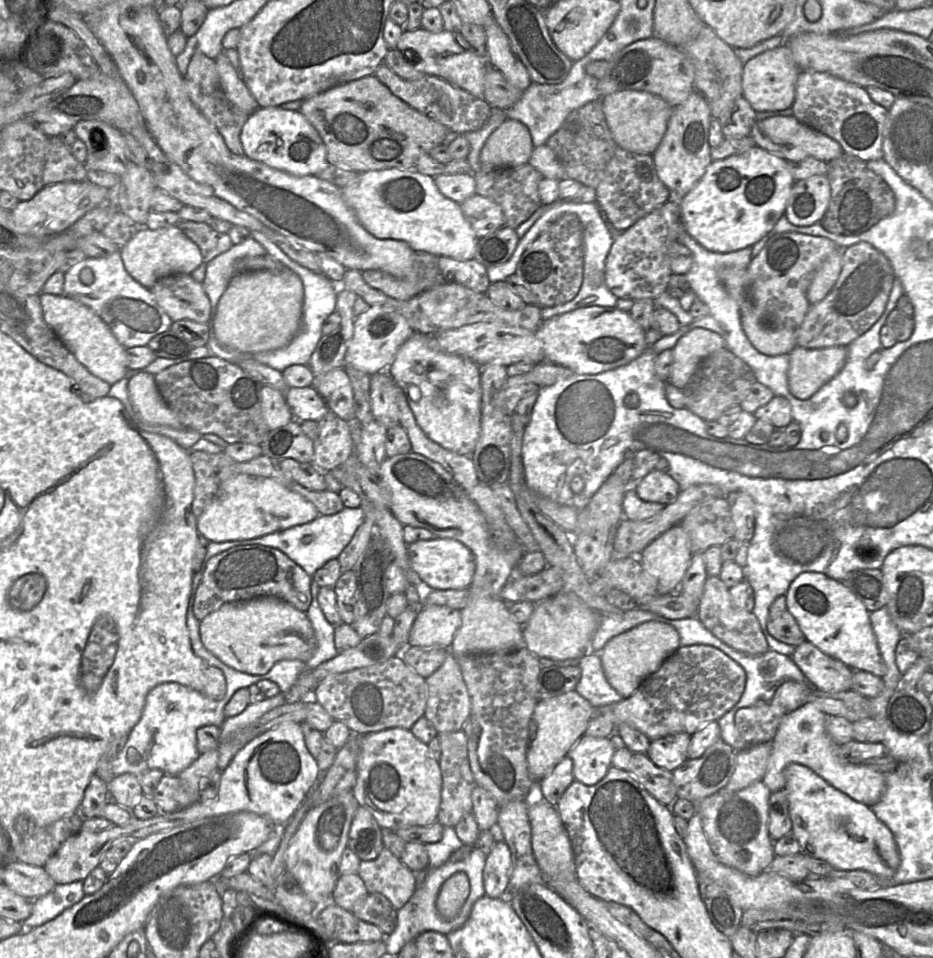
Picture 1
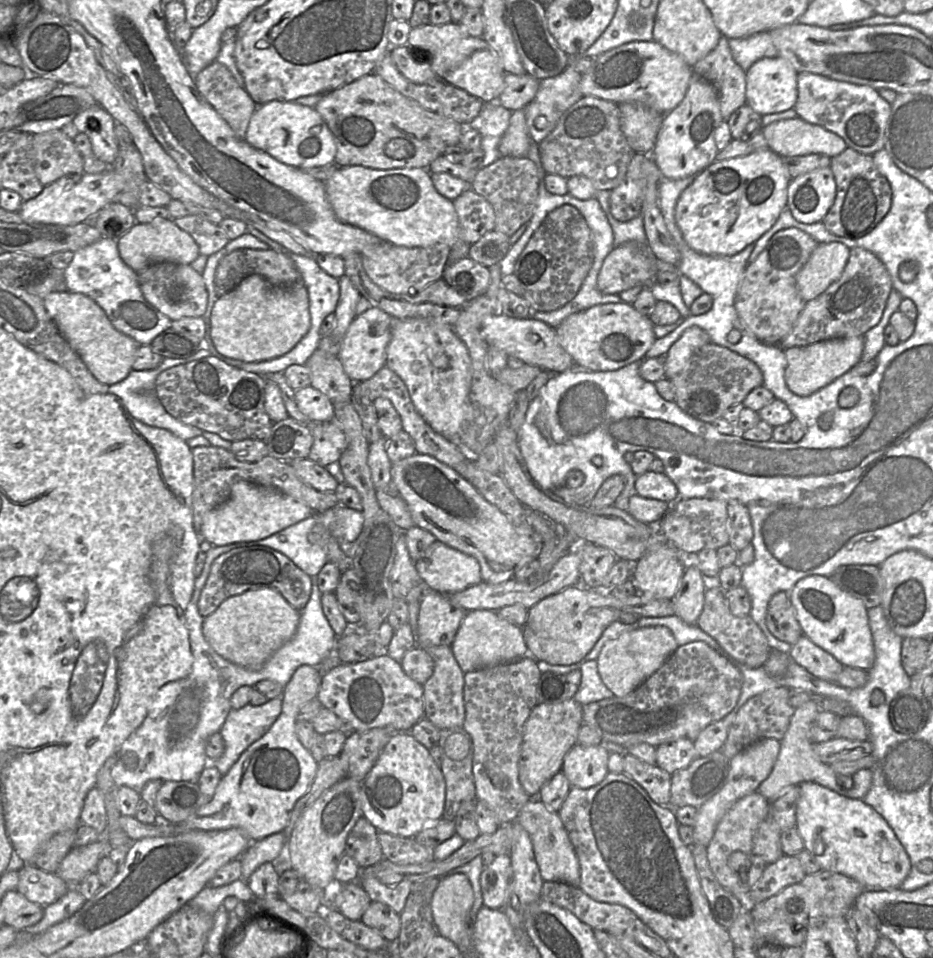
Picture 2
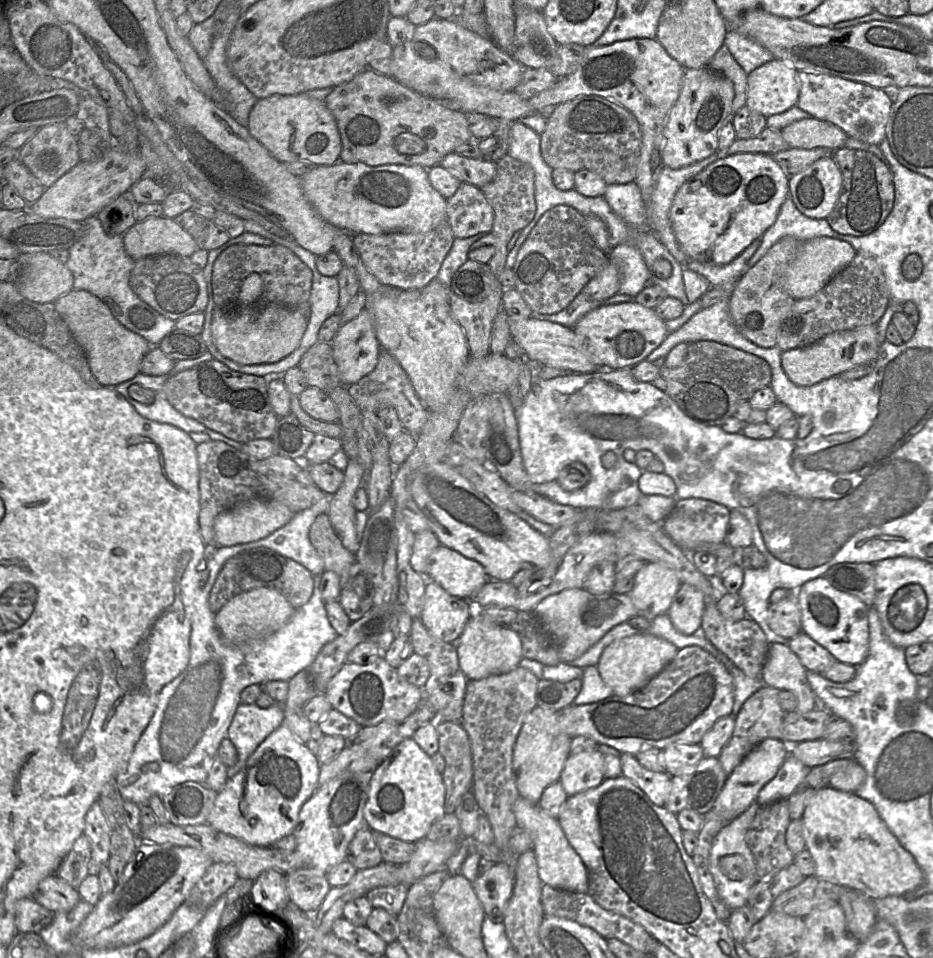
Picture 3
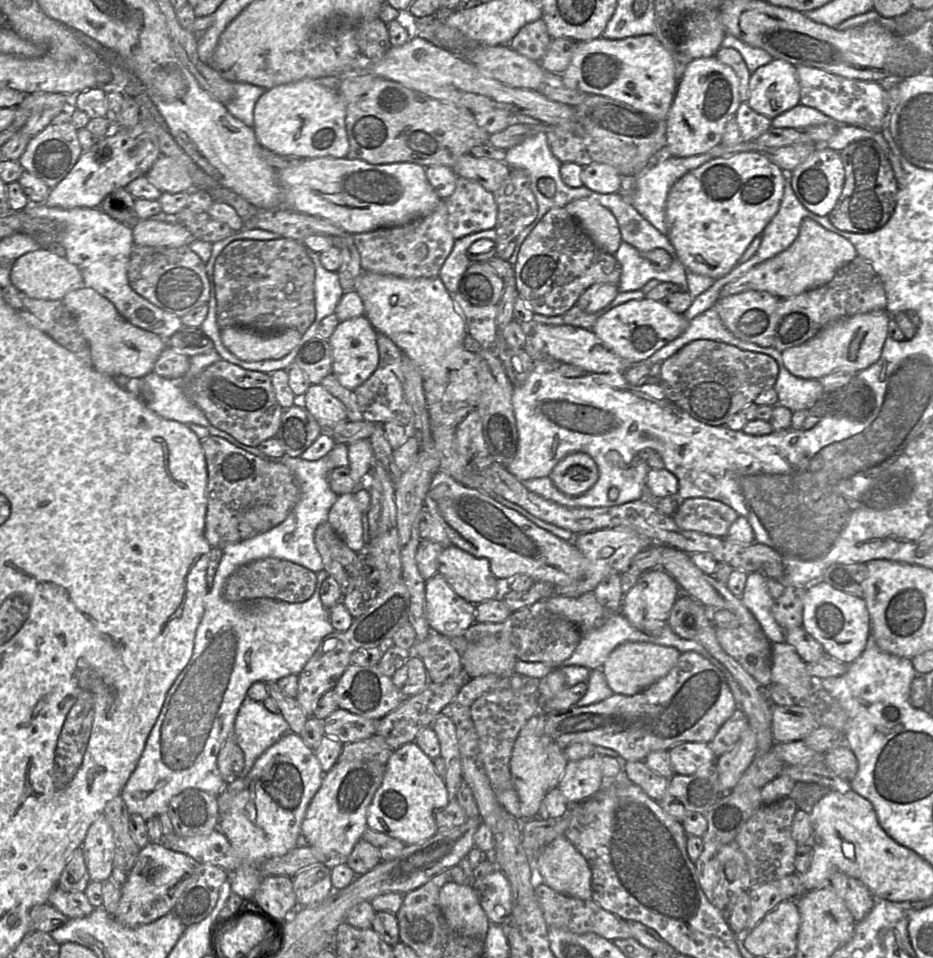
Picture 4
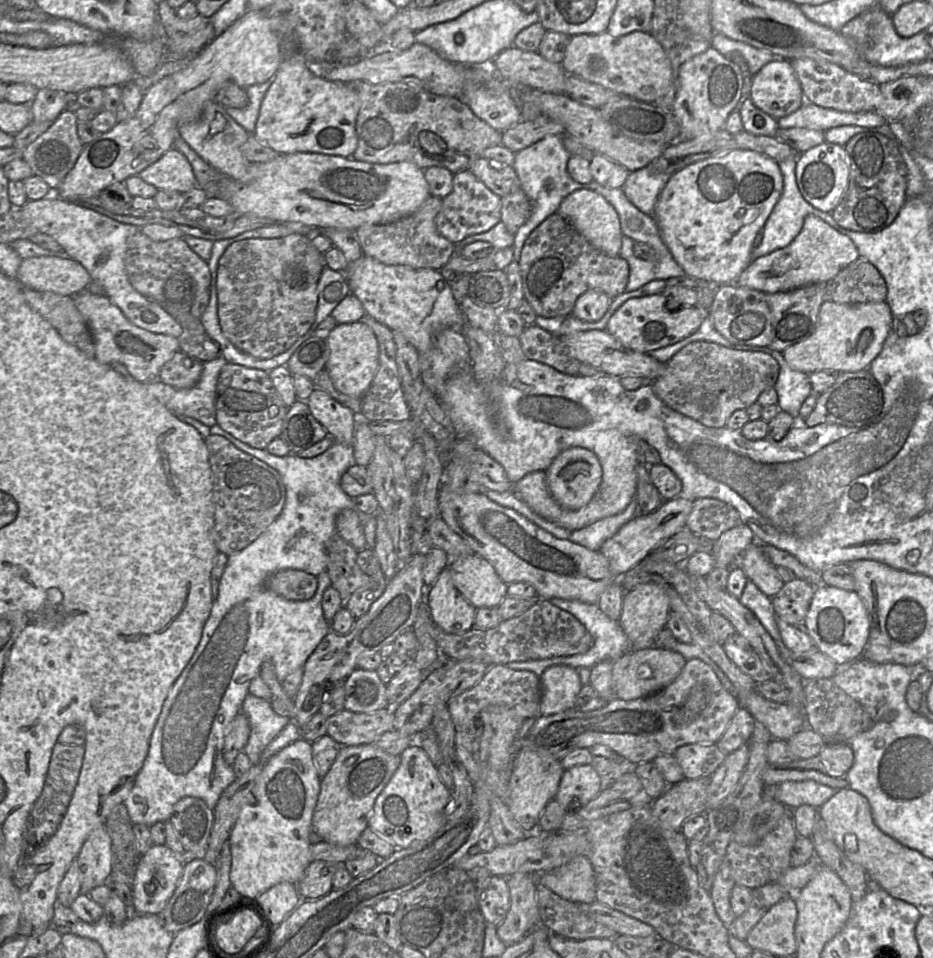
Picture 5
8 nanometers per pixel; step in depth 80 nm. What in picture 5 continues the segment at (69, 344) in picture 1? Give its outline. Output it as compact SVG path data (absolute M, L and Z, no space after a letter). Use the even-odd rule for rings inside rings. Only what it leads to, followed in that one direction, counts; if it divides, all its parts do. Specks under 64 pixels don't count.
M85 289L72 297L92 334L95 359L102 364L121 363L135 380L149 382L158 379L163 365L180 350L177 337L153 333L135 326L105 295L94 294Z

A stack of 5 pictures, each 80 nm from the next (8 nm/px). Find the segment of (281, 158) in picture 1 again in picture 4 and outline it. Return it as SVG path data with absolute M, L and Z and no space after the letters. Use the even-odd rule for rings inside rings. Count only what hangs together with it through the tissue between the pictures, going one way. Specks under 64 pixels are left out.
M306 78L266 90L254 107L253 130L263 148L279 155L345 158L349 150L345 118L345 104L337 91Z

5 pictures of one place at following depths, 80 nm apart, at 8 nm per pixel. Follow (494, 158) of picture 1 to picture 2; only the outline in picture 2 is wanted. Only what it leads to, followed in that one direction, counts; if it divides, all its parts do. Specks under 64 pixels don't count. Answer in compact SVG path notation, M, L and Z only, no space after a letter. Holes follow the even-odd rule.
M513 111L509 125L498 145L500 155L502 157L526 157L531 143L532 139L526 124L524 111Z

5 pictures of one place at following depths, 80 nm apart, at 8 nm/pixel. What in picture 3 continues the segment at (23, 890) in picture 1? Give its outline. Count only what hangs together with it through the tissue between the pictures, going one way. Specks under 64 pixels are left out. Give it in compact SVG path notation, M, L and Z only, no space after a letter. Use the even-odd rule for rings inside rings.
M56 874L39 883L32 899L52 912L69 911L82 900L77 889Z

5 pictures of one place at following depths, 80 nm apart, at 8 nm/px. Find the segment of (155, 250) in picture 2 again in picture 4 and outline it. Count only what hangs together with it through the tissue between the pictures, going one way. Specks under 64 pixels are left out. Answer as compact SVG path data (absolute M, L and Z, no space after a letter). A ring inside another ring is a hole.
M136 220L131 229L134 244L140 246L181 247L194 240L192 233L180 223Z

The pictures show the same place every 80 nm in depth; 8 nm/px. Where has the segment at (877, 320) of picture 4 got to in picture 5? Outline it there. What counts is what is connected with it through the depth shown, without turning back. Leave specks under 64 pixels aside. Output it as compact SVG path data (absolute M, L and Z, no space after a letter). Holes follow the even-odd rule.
M885 301L856 305L824 302L813 333L786 348L782 355L790 368L806 374L816 371L861 371L867 369L881 352L892 321L893 315Z

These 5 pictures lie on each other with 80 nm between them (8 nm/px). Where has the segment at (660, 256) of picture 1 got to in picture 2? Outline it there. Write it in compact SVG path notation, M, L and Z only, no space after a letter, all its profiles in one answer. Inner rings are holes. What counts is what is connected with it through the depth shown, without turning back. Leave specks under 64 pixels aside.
M625 243L616 246L605 257L597 279L597 287L603 294L620 294L634 286L651 287L656 282L656 257L647 243L639 246L635 243Z

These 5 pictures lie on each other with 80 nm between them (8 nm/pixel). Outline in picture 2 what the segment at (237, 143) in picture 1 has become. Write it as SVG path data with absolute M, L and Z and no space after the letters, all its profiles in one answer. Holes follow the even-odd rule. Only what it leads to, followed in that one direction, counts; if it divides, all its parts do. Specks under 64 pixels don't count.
M215 60L196 75L194 83L202 98L221 115L235 135L245 139L257 105L229 70Z

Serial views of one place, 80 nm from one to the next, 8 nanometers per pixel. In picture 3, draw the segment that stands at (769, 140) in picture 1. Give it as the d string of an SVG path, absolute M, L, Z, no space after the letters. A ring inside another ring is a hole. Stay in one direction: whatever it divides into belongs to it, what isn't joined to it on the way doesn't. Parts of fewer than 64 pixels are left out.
M812 117L795 121L780 130L788 148L827 148L835 151L846 140L845 132L836 125Z

